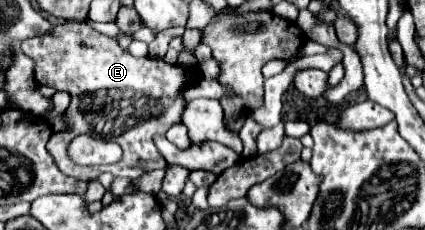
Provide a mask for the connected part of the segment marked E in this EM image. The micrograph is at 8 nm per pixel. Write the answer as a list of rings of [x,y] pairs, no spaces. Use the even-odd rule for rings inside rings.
[[[80,21],[54,23],[54,35],[42,35],[22,41],[22,53],[34,61],[34,77],[38,83],[56,91],[68,91],[72,95],[68,115],[72,115],[72,133],[92,135],[98,139],[112,139],[120,143],[124,155],[120,163],[108,167],[80,167],[68,157],[70,135],[52,135],[48,141],[48,153],[54,157],[62,173],[92,181],[96,175],[108,171],[114,177],[138,179],[142,173],[164,169],[166,161],[154,145],[154,135],[164,135],[172,125],[182,121],[182,113],[188,105],[182,91],[196,79],[196,69],[184,69],[182,65],[170,65],[164,59],[136,59],[128,51],[122,51],[114,37],[98,33]]]

